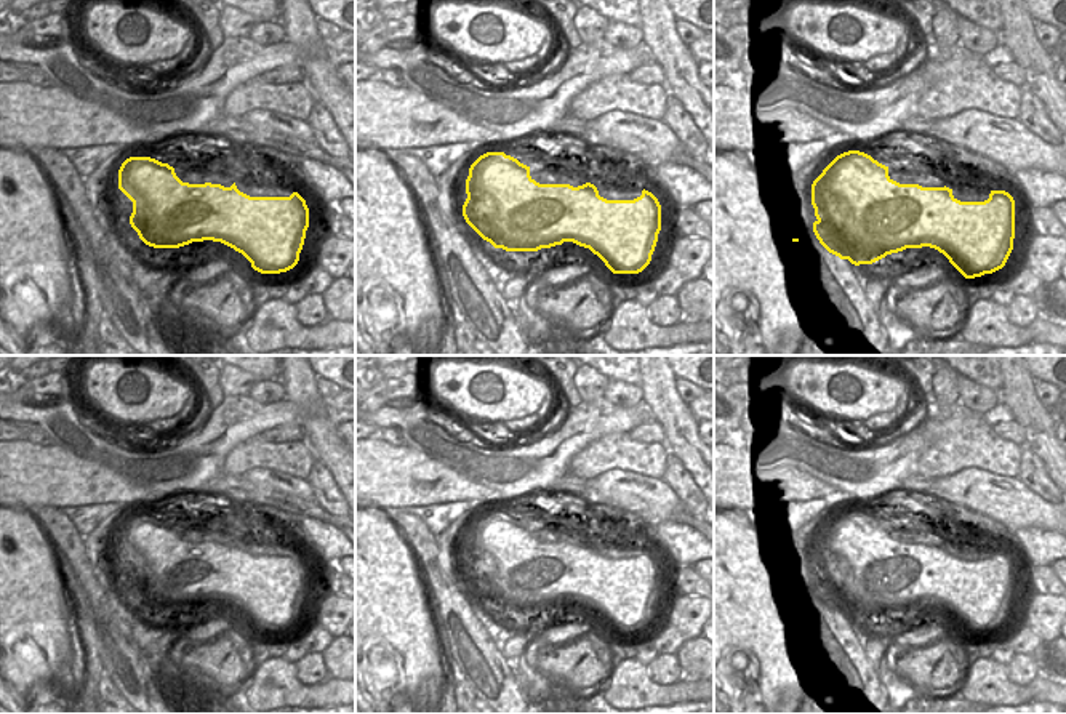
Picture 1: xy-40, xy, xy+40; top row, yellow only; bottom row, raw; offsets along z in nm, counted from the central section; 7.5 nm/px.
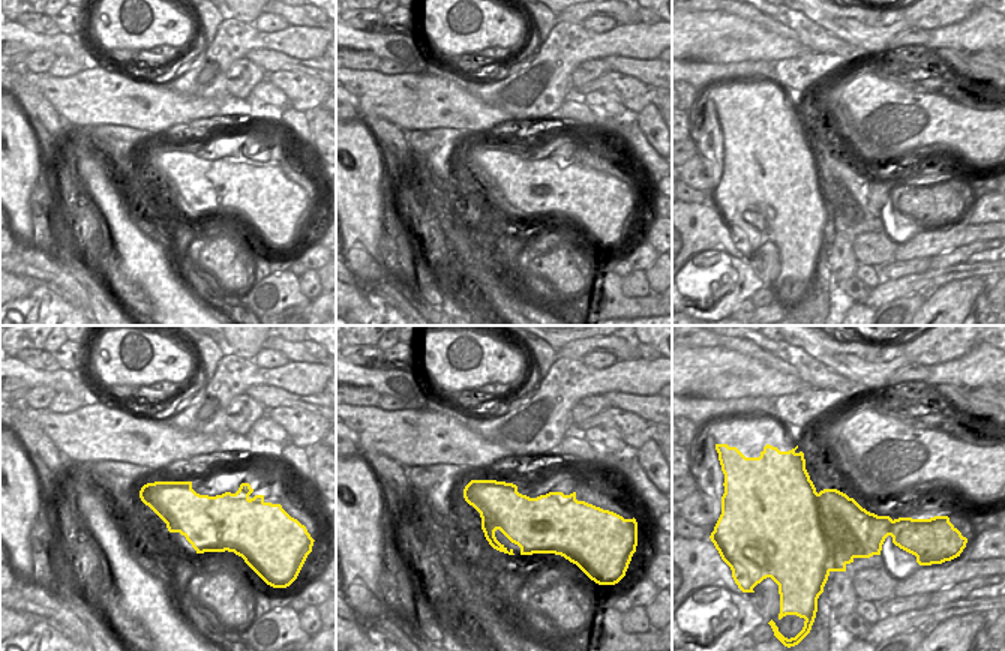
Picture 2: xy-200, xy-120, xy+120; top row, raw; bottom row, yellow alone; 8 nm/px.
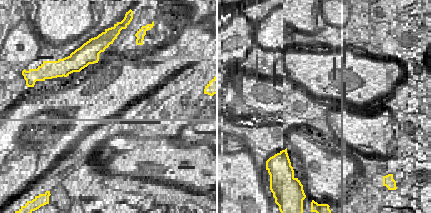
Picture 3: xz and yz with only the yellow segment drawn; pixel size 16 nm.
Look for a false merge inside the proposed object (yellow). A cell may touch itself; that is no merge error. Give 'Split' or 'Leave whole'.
Split

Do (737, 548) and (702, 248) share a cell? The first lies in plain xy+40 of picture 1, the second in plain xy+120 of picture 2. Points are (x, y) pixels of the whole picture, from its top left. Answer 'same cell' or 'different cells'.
different cells

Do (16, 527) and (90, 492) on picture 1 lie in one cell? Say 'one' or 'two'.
two

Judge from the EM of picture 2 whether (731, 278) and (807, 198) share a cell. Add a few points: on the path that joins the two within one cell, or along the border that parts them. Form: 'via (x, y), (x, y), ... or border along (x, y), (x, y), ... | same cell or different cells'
border along (747, 255), (728, 258) | different cells

